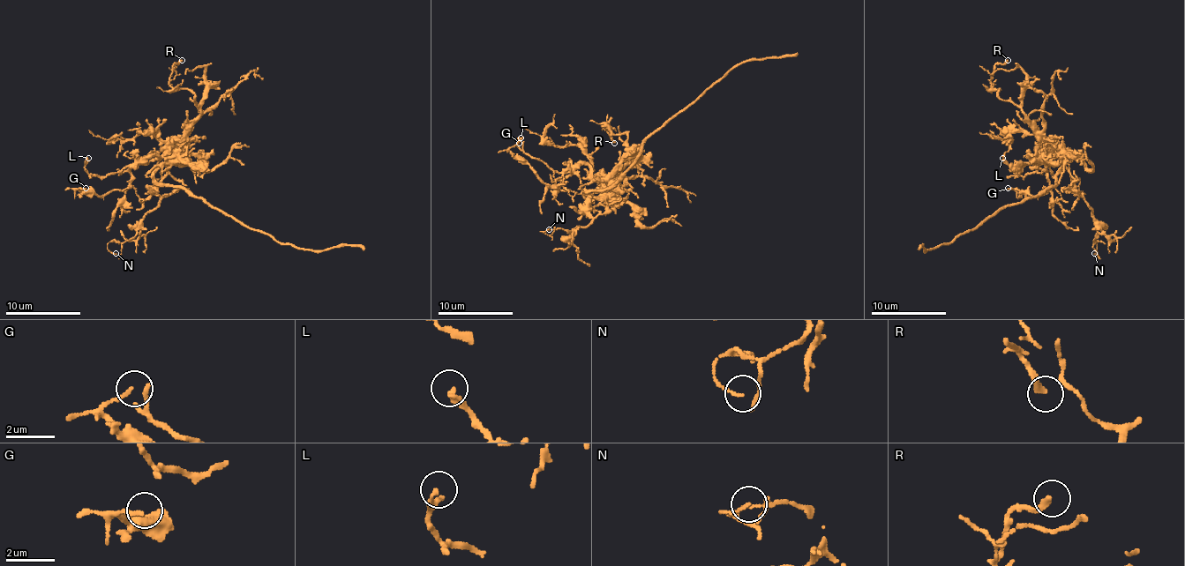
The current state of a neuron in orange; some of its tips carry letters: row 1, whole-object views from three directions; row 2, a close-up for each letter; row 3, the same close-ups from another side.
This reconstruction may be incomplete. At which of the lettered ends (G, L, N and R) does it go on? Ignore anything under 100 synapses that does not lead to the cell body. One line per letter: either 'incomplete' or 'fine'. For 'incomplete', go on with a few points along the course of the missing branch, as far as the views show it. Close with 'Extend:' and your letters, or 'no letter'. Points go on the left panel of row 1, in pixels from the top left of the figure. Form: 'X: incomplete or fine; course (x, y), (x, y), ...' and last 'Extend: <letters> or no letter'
G: fine
L: fine
N: fine
R: fine
Extend: no letter

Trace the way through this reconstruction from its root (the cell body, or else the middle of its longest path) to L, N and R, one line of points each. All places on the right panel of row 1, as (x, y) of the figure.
L: (1040, 195), (1055, 184), (1055, 176), (1044, 160), (1038, 163), (1032, 173), (1021, 176), (1002, 158)
N: (1040, 195), (1055, 184), (1059, 171), (1066, 165), (1074, 188), (1094, 216), (1094, 242), (1098, 242), (1094, 253)
R: (1040, 195), (1055, 184), (1062, 160), (1029, 116), (991, 86), (993, 68), (1008, 60)

